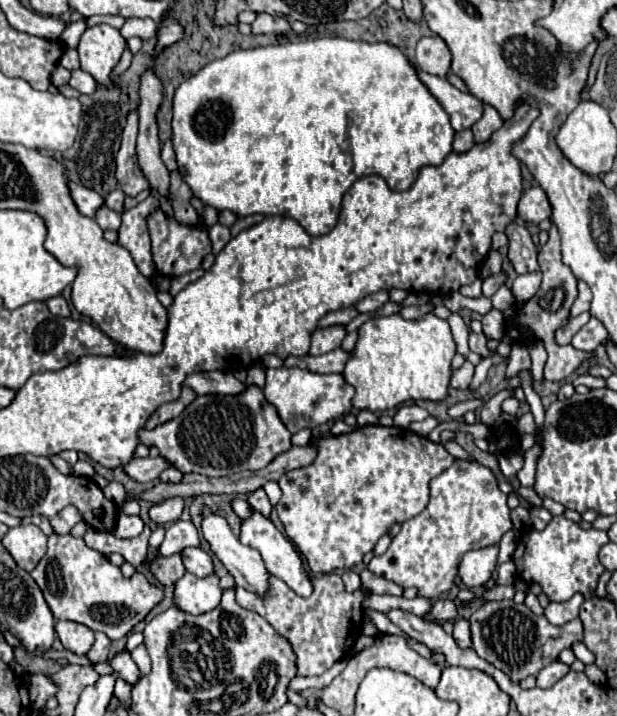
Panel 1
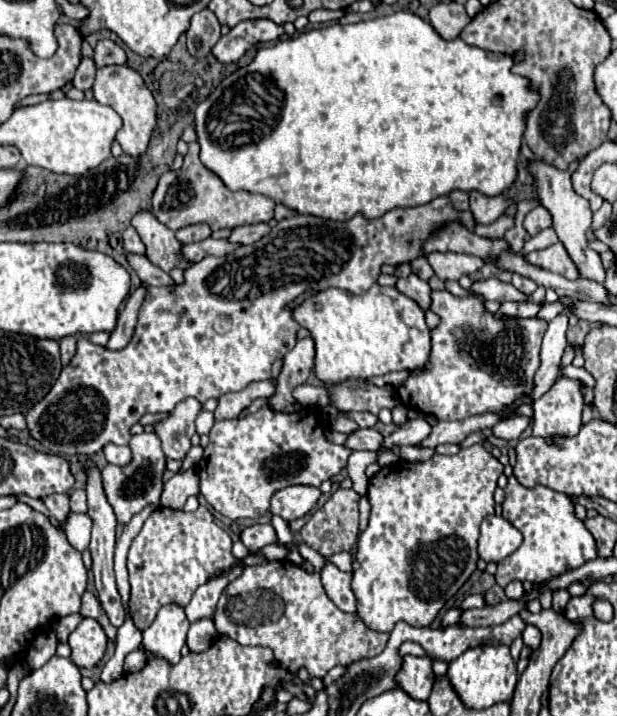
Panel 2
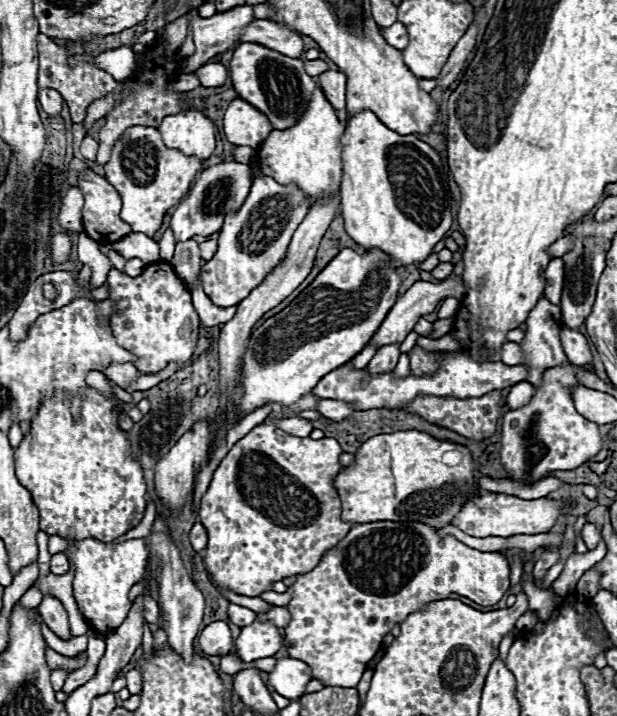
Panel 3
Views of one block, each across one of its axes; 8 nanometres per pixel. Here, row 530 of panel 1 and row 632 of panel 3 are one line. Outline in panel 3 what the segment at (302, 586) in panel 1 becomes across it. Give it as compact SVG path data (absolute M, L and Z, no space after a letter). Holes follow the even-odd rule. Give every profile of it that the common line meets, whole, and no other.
M254 620L250 626L242 628L234 644L234 652L244 662L254 662L260 658L274 656L282 648L282 634L280 628L272 622Z

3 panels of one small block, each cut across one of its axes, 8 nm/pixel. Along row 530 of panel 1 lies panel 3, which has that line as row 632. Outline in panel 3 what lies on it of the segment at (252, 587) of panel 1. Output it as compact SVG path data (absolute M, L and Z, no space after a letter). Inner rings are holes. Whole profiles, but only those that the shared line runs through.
M218 620L218 622L208 624L202 630L200 640L196 642L196 648L202 650L204 654L226 656L234 648L234 638L232 638L228 622L226 620Z

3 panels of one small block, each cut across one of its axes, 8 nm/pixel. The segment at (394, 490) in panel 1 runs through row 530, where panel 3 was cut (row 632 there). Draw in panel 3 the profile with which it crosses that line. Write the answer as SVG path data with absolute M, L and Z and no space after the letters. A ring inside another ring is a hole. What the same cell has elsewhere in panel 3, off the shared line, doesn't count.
M422 522L358 524L338 546L322 556L314 570L300 574L290 586L294 596L286 608L292 620L284 628L284 642L292 658L312 668L314 680L320 680L324 686L356 688L368 660L380 650L382 638L408 614L416 612L426 602L444 600L450 594L466 596L480 606L492 606L506 594L508 584L508 560L498 552L478 552L454 538L440 538L432 526Z

